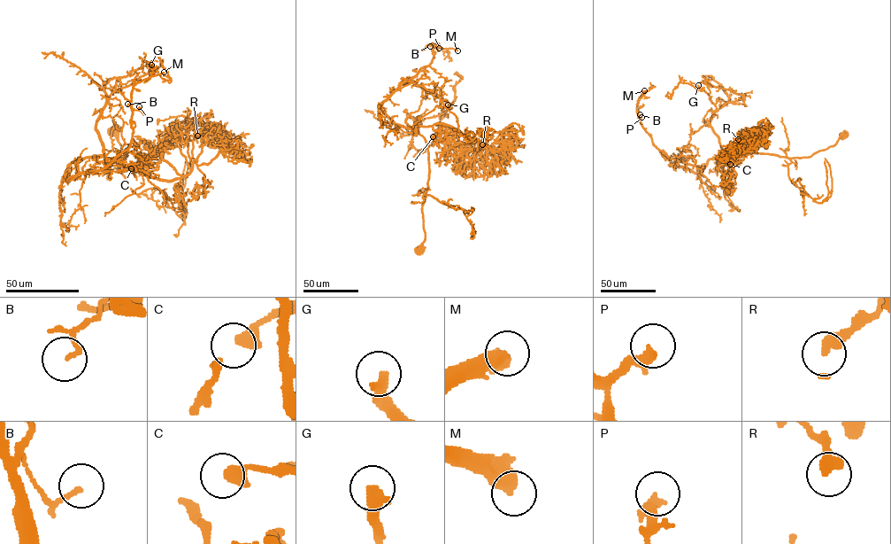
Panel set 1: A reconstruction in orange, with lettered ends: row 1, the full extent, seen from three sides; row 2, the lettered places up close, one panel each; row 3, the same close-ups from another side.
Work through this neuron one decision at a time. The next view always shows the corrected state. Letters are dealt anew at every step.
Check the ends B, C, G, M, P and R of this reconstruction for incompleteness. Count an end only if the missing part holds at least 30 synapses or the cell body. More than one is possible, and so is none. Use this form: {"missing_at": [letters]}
{"missing_at": ["G", "M", "P"]}

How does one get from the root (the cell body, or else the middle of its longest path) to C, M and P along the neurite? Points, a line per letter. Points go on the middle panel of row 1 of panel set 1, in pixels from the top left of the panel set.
C: (418, 251), (425, 237), (429, 167), (427, 143), (415, 135), (416, 125), (452, 131), (433, 136)
M: (418, 251), (425, 237), (427, 143), (418, 132), (395, 123), (382, 103), (431, 62), (433, 42), (457, 50)
P: (418, 251), (425, 237), (427, 143), (418, 132), (395, 123), (382, 103), (427, 66), (433, 46), (439, 48)

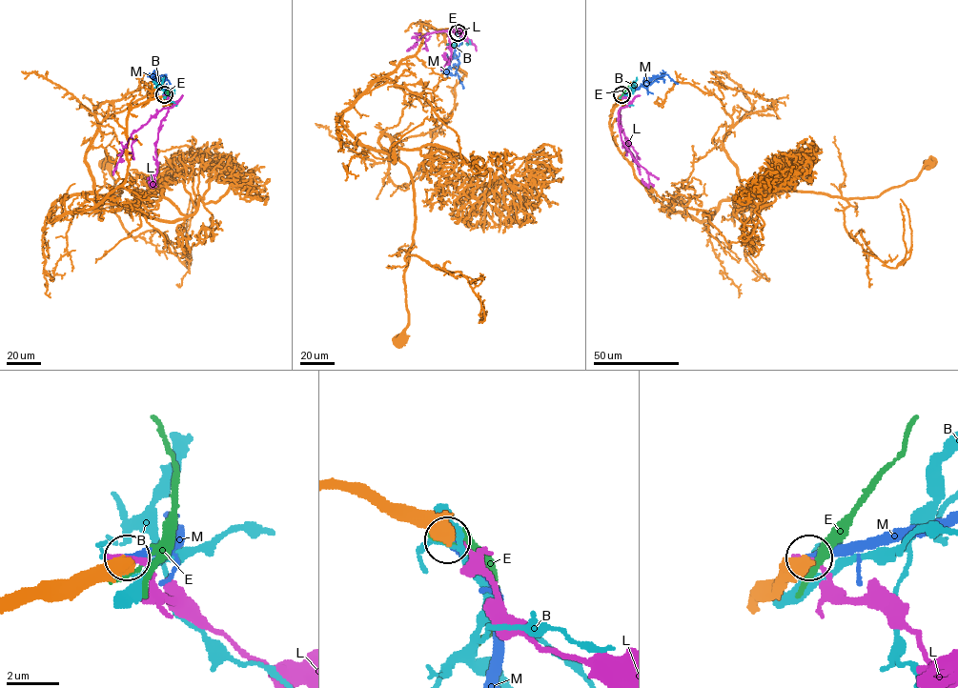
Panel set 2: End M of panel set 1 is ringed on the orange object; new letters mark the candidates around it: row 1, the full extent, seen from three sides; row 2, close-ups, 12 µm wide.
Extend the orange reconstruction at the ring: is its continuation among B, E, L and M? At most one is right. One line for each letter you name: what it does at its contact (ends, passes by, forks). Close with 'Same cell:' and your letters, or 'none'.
M: it ends
Same cell: M

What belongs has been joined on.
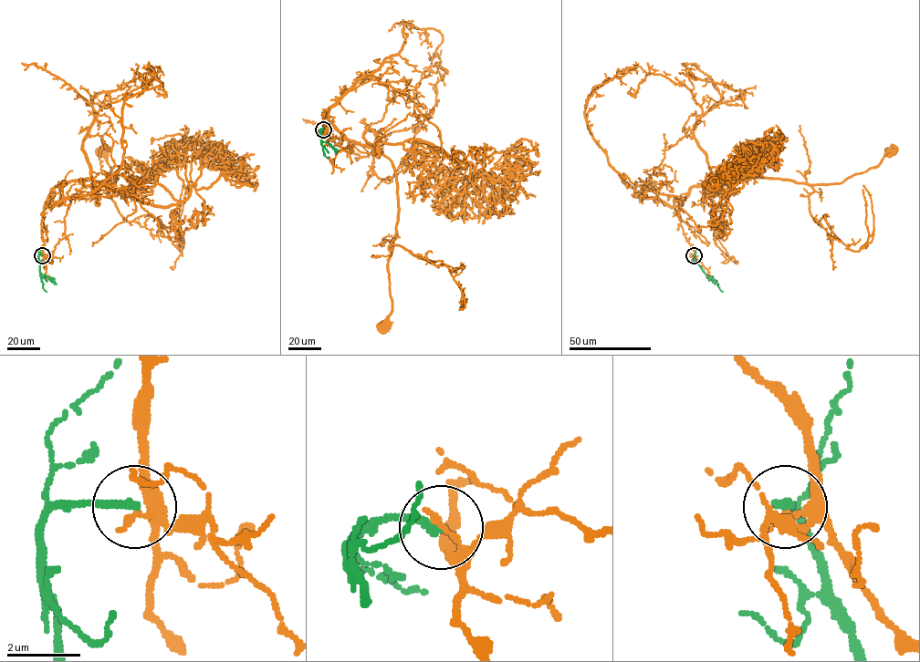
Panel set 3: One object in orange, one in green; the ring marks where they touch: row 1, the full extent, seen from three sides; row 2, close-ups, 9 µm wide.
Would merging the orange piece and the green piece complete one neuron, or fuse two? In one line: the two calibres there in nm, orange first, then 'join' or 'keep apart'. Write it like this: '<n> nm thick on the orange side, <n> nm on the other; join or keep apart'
140 nm thick on the orange side, 240 nm on the other; keep apart

